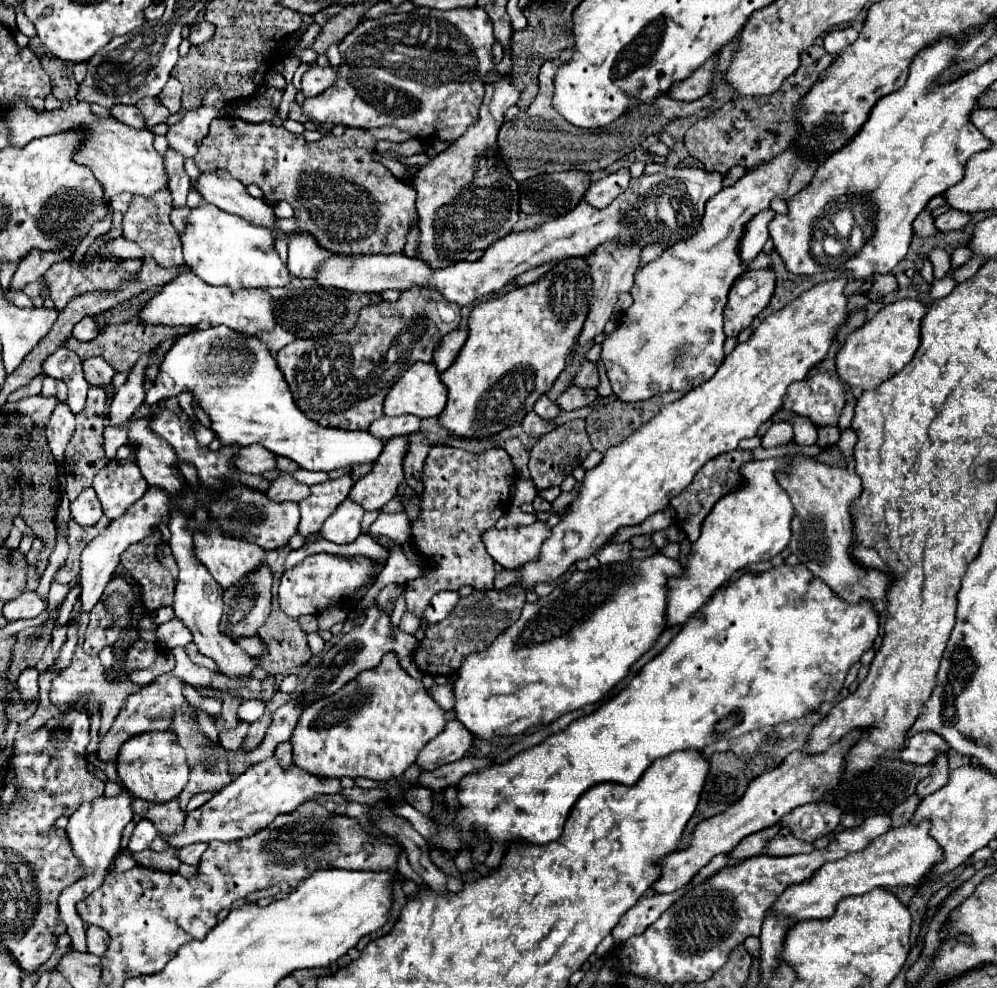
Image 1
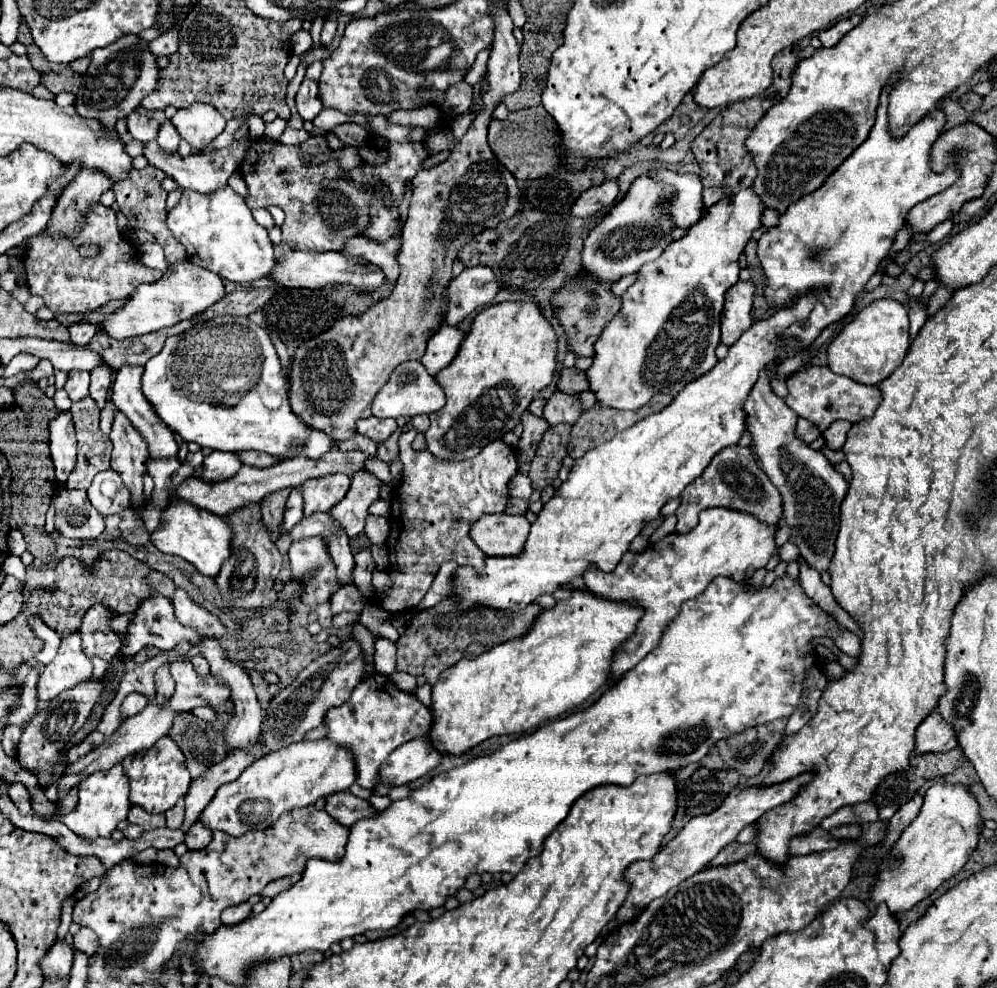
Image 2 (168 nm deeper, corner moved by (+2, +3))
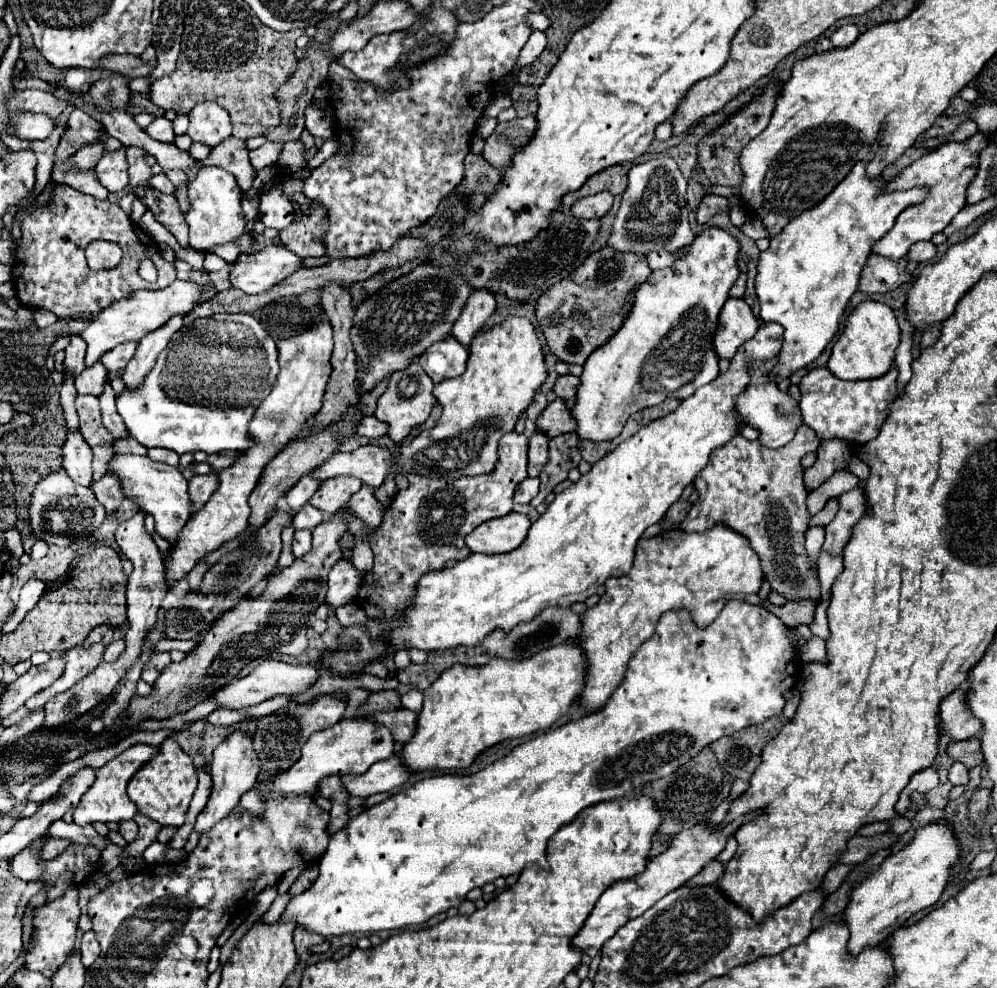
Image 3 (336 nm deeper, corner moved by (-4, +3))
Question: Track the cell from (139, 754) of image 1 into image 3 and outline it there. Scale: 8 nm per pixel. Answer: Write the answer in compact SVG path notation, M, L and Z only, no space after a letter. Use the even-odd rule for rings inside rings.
M169 737L159 745L157 755L131 777L127 785L127 793L131 801L137 805L141 815L161 825L181 827L195 787L197 787L197 769L193 765L193 759L179 747L177 741Z

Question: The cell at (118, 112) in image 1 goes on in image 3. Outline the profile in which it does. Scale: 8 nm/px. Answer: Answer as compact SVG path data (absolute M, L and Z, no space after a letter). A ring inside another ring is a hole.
M155 117L151 121L151 125L145 129L149 137L157 139L157 141L165 141L165 143L173 143L175 135L173 135L173 127L171 127L171 121L165 119L165 117Z

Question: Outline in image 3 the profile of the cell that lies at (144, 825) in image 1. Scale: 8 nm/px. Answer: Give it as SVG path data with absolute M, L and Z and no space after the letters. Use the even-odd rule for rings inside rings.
M129 819L129 821L121 821L121 825L119 825L119 833L125 837L127 843L135 841L137 831L139 831L139 829L137 829L137 823L135 823L133 819Z

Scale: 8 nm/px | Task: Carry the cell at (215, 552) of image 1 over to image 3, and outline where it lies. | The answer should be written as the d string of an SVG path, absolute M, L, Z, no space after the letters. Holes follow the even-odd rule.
M115 455L109 471L115 473L121 479L125 497L133 499L139 509L155 517L155 531L167 539L171 545L175 545L179 533L183 531L185 523L191 519L191 497L189 497L189 481L183 477L183 473L177 467L151 461L149 457L141 455Z

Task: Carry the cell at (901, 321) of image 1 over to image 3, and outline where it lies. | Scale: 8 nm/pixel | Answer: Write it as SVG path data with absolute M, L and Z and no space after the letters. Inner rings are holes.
M863 301L847 317L847 327L839 335L827 367L839 379L849 379L849 381L883 377L893 367L899 341L901 341L901 329L897 325L895 311L879 301Z

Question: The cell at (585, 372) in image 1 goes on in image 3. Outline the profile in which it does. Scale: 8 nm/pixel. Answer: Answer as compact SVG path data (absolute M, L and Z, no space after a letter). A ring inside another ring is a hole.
M561 375L557 379L553 391L561 399L573 399L577 395L577 387L579 387L579 377L575 377L575 375Z

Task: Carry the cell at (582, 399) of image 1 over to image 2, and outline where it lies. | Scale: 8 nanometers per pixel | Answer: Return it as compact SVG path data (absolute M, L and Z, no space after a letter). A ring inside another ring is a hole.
M555 391L553 397L547 401L545 405L545 413L543 413L543 419L549 423L549 425L559 425L559 423L569 423L573 425L579 415L581 415L581 405L579 405L579 399L577 395L567 395L567 393L561 393L561 391Z

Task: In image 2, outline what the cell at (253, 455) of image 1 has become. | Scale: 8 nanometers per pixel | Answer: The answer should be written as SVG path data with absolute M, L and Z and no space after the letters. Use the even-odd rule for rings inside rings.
M213 451L209 457L205 457L201 479L209 483L225 481L225 479L231 479L239 471L239 467L241 467L241 461L237 459L235 453Z

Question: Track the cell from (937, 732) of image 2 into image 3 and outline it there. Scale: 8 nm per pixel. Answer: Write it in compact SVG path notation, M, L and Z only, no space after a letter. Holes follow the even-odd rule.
M963 689L953 691L941 701L939 727L941 733L949 735L953 741L965 741L981 733L981 723L971 715L971 711L965 705Z

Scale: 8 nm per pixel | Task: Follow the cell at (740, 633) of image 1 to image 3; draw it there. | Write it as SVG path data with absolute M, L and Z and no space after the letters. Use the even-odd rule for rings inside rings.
M729 599L725 603L725 607L721 609L721 613L717 615L717 619L713 623L709 623L707 627L695 625L695 621L687 609L667 611L659 619L655 635L649 641L645 641L637 649L637 653L631 657L623 683L615 689L615 693L611 695L611 699L607 701L607 705L603 709L589 713L577 721L569 721L557 729L551 729L547 733L541 733L541 735L517 745L509 755L487 765L485 769L481 769L477 773L471 773L471 775L445 773L445 775L427 777L427 779L411 785L407 791L391 795L387 801L365 809L359 817L351 819L347 823L347 827L337 831L335 837L331 837L329 847L321 857L319 877L315 879L311 889L303 891L301 895L291 897L291 901L287 903L279 921L295 921L303 929L317 933L321 937L345 935L345 933L373 933L373 931L383 931L383 929L401 929L407 925L423 925L433 915L443 913L449 907L459 907L461 901L465 901L467 893L475 887L483 887L485 883L493 883L497 877L509 877L513 873L521 873L527 863L537 863L541 867L547 867L547 859L545 859L547 841L563 825L571 823L581 809L595 805L599 801L609 801L609 799L623 797L623 795L625 797L639 795L641 787L645 783L651 783L659 777L667 777L667 775L675 773L675 769L679 769L681 765L691 761L695 755L701 753L701 749L705 749L707 745L711 745L719 737L737 733L745 727L763 723L769 717L781 715L785 701L787 701L785 693L789 693L797 685L795 683L795 665L797 665L797 651L795 651L795 645L791 643L791 639L787 637L787 625L777 615L773 615L771 611L767 611L763 607L749 605L743 599Z

